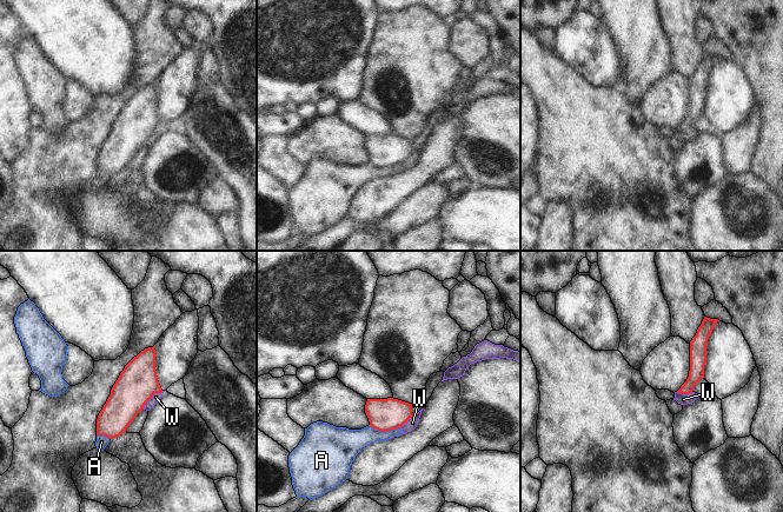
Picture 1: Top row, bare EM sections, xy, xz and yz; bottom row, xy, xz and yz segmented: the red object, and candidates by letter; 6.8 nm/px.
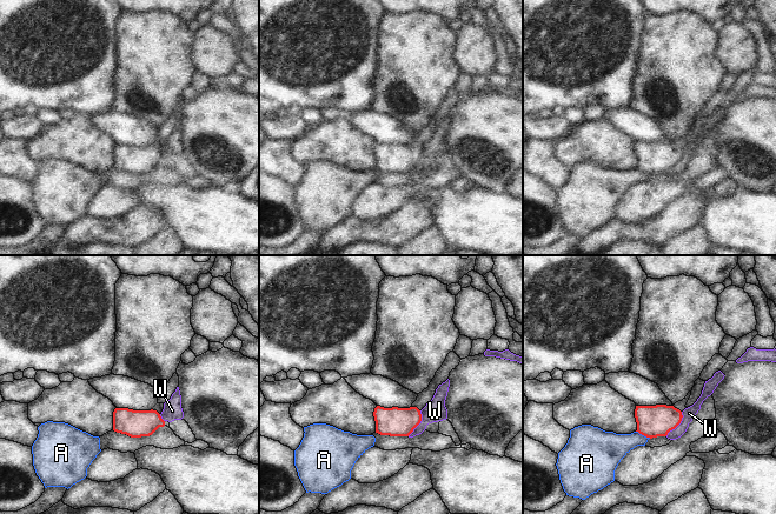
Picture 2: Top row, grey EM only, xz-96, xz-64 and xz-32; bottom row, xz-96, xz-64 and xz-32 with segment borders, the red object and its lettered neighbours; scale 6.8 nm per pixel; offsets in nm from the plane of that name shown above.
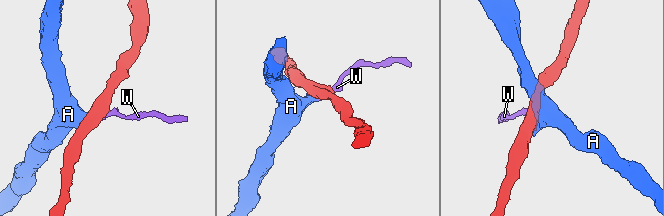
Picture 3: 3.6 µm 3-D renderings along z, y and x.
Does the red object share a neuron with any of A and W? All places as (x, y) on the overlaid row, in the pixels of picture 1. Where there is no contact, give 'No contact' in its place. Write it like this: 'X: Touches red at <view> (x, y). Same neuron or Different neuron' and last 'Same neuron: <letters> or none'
A: Touches red at xz (384, 431). Different neuron
W: Touches red at xy (151, 397). Different neuron
Same neuron: none

